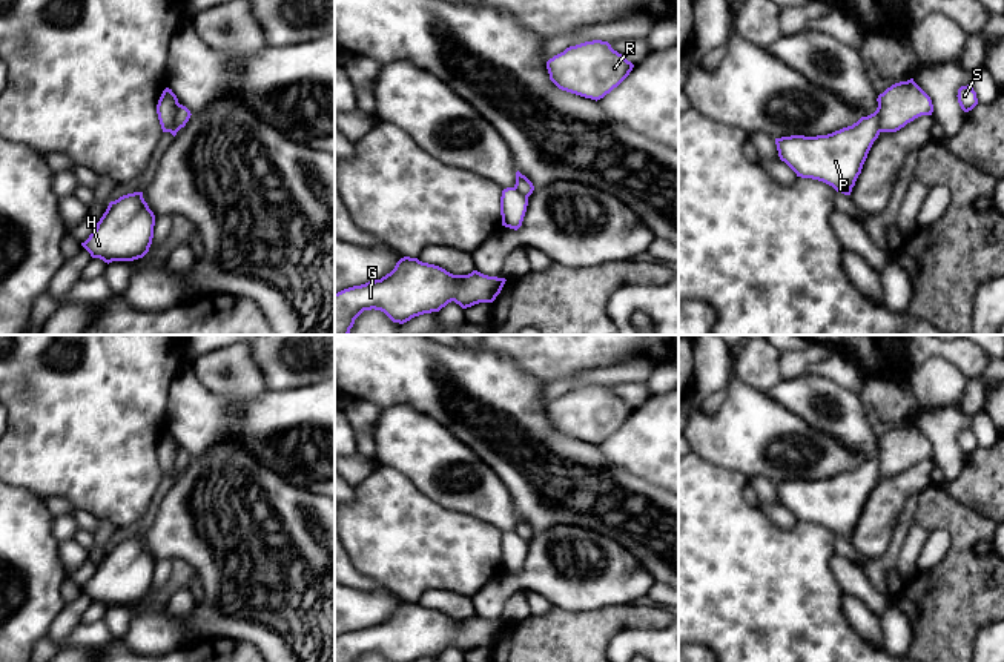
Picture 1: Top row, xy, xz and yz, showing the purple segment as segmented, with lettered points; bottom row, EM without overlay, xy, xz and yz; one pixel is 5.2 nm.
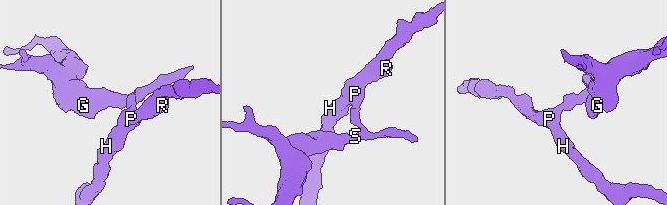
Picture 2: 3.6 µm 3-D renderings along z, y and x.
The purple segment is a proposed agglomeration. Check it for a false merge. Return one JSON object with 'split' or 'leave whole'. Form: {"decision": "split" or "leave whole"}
{"decision": "split"}

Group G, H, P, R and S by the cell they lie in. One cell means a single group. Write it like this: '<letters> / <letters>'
G S / H P R

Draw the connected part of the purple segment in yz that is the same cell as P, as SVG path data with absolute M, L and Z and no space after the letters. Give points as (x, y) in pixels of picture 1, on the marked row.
M878 111L827 135L775 138L778 157L801 178L812 178L850 195L874 141L880 135Z

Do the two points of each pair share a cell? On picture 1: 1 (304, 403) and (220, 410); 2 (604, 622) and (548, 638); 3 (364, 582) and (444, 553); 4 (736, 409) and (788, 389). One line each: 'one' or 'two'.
1: one
2: one
3: two
4: two

